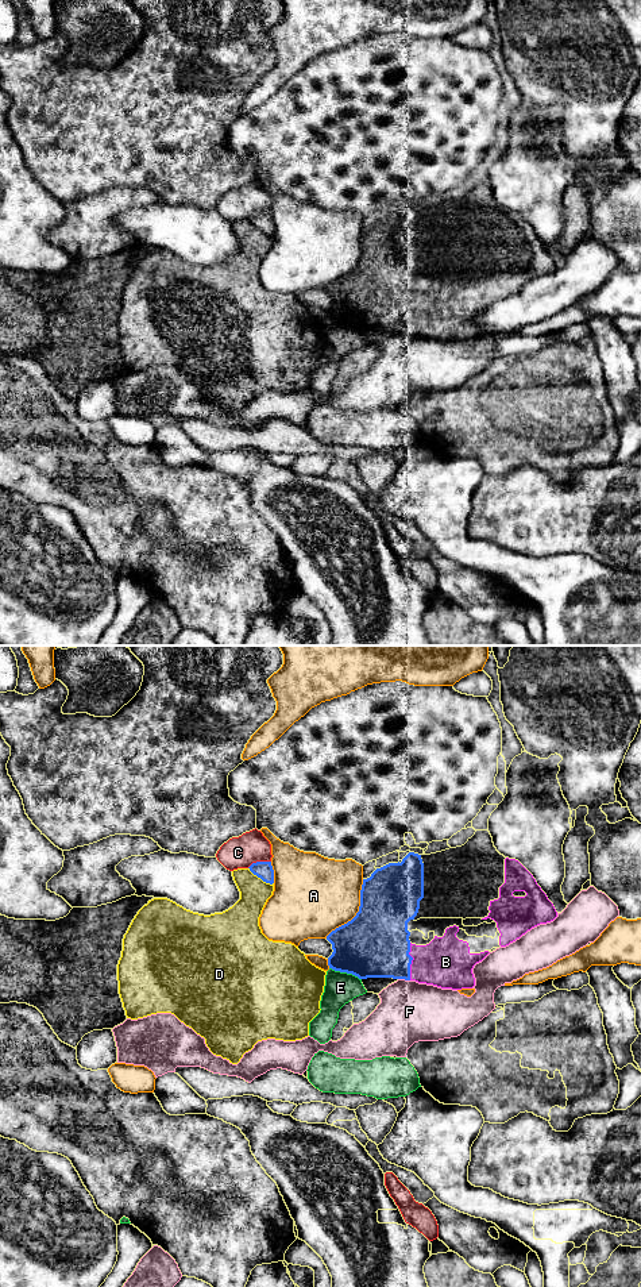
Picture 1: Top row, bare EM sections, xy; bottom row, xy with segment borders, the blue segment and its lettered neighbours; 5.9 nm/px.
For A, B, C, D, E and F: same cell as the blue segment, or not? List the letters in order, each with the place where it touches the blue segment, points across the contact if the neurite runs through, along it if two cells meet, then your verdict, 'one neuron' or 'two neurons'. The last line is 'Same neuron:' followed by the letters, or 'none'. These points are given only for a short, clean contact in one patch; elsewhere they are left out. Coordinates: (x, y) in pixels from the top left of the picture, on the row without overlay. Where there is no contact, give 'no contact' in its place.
A: meets blue in xy at (358, 264); two neurons
B: meets blue in xy at (410, 313); one neuron
C: meets blue in xy at (258, 214); two neurons
D: meets blue in xy at (261, 230); two neurons
E: meets blue in xy at (346, 323); two neurons
F: meets blue in xy at (404, 330); two neurons
Same neuron: B

